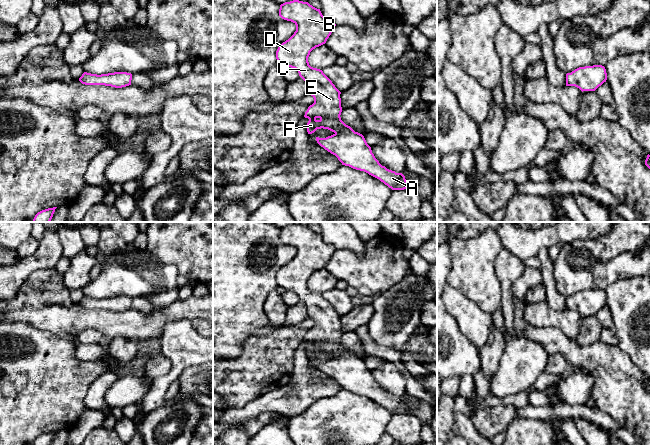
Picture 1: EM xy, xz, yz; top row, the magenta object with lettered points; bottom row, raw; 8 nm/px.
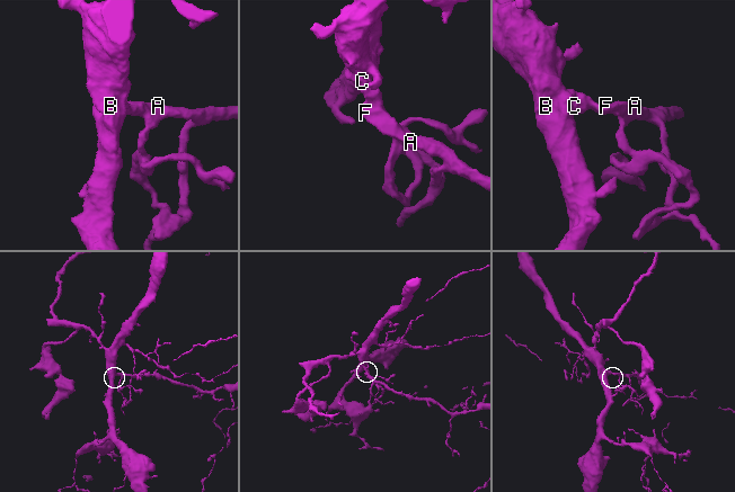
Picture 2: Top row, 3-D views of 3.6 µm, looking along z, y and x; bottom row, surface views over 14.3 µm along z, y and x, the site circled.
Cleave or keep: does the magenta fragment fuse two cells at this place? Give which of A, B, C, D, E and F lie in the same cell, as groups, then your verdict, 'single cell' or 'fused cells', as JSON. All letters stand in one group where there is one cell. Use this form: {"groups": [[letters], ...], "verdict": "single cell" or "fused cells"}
{"groups": [["A", "B", "C", "D", "E", "F"]], "verdict": "single cell"}

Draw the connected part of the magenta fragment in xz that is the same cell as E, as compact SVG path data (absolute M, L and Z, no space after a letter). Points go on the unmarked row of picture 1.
M299 224L281 228L279 240L293 246L296 255L278 271L276 283L286 291L298 295L306 306L308 318L314 322L314 327L304 339L309 343L306 349L308 358L321 352L332 355L333 359L316 361L316 365L335 379L342 389L364 395L392 414L408 414L405 400L382 390L364 360L341 344L341 316L322 294L309 289L310 276L326 267L336 250L335 246L326 243L320 233Z

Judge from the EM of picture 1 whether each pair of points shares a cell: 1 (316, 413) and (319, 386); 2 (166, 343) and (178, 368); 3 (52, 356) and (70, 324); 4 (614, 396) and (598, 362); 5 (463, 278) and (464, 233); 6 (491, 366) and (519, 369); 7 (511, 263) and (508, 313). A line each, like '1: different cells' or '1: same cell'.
1: different cells
2: same cell
3: different cells
4: same cell
5: different cells
6: different cells
7: same cell

